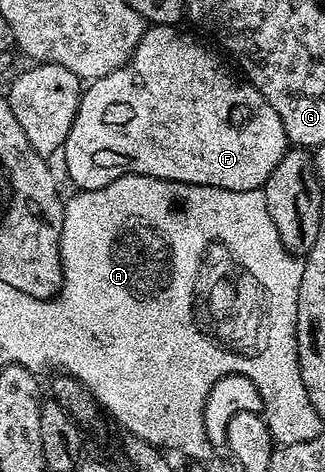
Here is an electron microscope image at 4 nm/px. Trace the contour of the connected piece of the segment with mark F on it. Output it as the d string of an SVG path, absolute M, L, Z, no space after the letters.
M148 25L143 31L137 48L131 53L131 59L121 68L109 72L109 76L101 76L90 83L91 86L82 91L77 108L77 116L73 120L73 128L69 128L69 136L61 151L63 166L67 174L76 182L79 190L96 190L113 180L120 174L144 174L170 182L193 183L195 186L216 186L222 190L257 190L267 182L267 177L277 168L277 164L289 149L287 133L281 124L281 116L273 112L273 104L257 92L257 88L246 80L234 78L197 39L175 26Z

